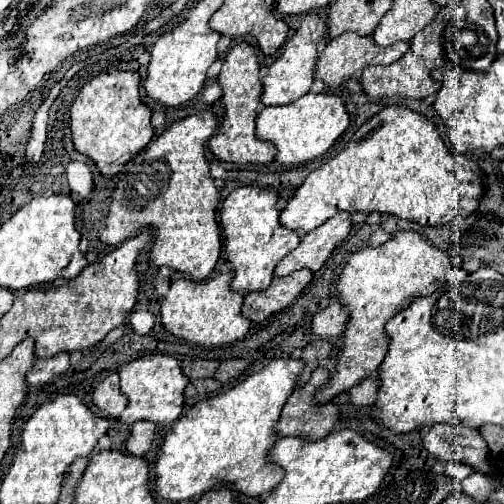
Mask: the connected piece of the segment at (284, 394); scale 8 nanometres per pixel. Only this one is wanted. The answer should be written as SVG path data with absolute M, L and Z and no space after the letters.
M274 359L236 387L190 407L166 433L158 451L154 469L158 495L178 503L198 497L218 483L230 483L240 493L252 497L272 491L278 481L284 479L284 469L268 461L268 453L278 441L274 429L304 367L306 363L302 359Z

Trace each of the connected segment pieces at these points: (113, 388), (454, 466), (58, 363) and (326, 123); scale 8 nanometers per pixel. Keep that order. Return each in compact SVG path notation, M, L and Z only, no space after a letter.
M114 371L94 389L94 403L112 417L118 417L126 409L126 397L120 393L118 387L120 387L120 377Z
M448 463L446 465L446 473L456 479L456 481L462 481L466 479L470 473L474 473L474 469L470 465L460 465L460 463Z
M56 353L56 357L44 357L44 359L38 357L36 365L26 377L30 389L42 383L48 383L52 377L68 371L68 367L70 367L70 353Z
M306 93L300 99L288 105L270 105L264 107L256 117L256 135L260 139L268 139L278 147L276 161L290 165L290 163L304 163L314 157L326 153L334 141L346 131L350 125L350 115L346 109L344 99L338 93Z

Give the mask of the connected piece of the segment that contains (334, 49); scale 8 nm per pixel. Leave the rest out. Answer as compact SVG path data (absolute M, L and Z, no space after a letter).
M342 33L340 37L328 41L326 49L318 57L314 73L326 83L326 87L338 87L346 79L350 79L356 71L362 71L366 65L390 65L390 63L398 61L408 49L410 49L410 45L406 41L390 45L390 47L380 47L372 39L372 35L368 35L368 37L356 37L356 33Z

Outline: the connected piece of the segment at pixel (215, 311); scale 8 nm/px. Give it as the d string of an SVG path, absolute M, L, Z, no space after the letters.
M232 271L220 273L214 279L204 279L204 281L192 281L192 279L174 281L160 309L164 327L180 339L206 345L206 347L218 347L218 345L244 339L252 321L248 321L248 317L242 315L240 307L244 295L232 291L230 281L232 281Z

